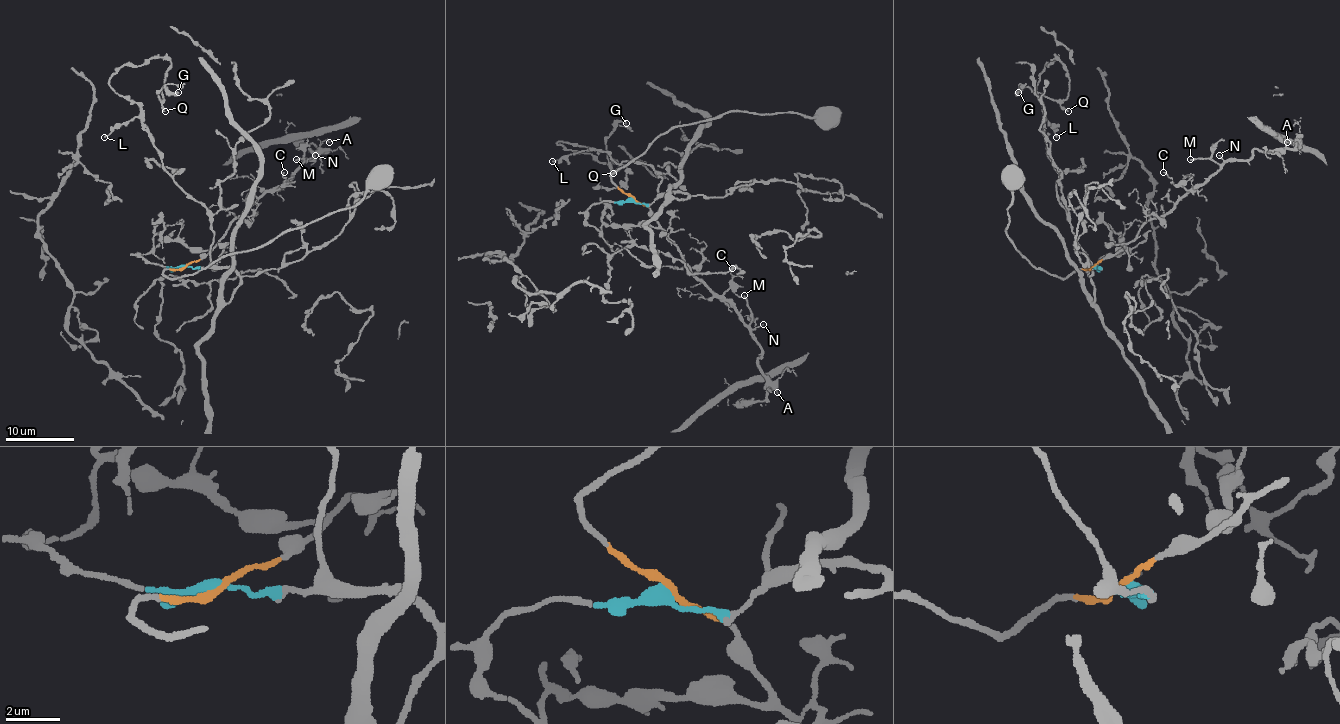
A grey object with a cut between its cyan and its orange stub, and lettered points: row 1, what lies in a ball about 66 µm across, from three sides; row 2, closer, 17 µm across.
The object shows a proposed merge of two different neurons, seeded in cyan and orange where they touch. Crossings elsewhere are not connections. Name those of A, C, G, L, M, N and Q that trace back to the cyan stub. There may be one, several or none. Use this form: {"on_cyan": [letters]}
{"on_cyan": ["G", "L", "Q"]}

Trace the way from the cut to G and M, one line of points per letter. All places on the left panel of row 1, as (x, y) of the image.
G: (184, 267), (210, 265), (210, 213), (110, 78), (167, 58), (160, 99), (179, 92)
M: (186, 267), (205, 256), (234, 220), (265, 192), (274, 192), (281, 187), (303, 163), (303, 158), (296, 160)

